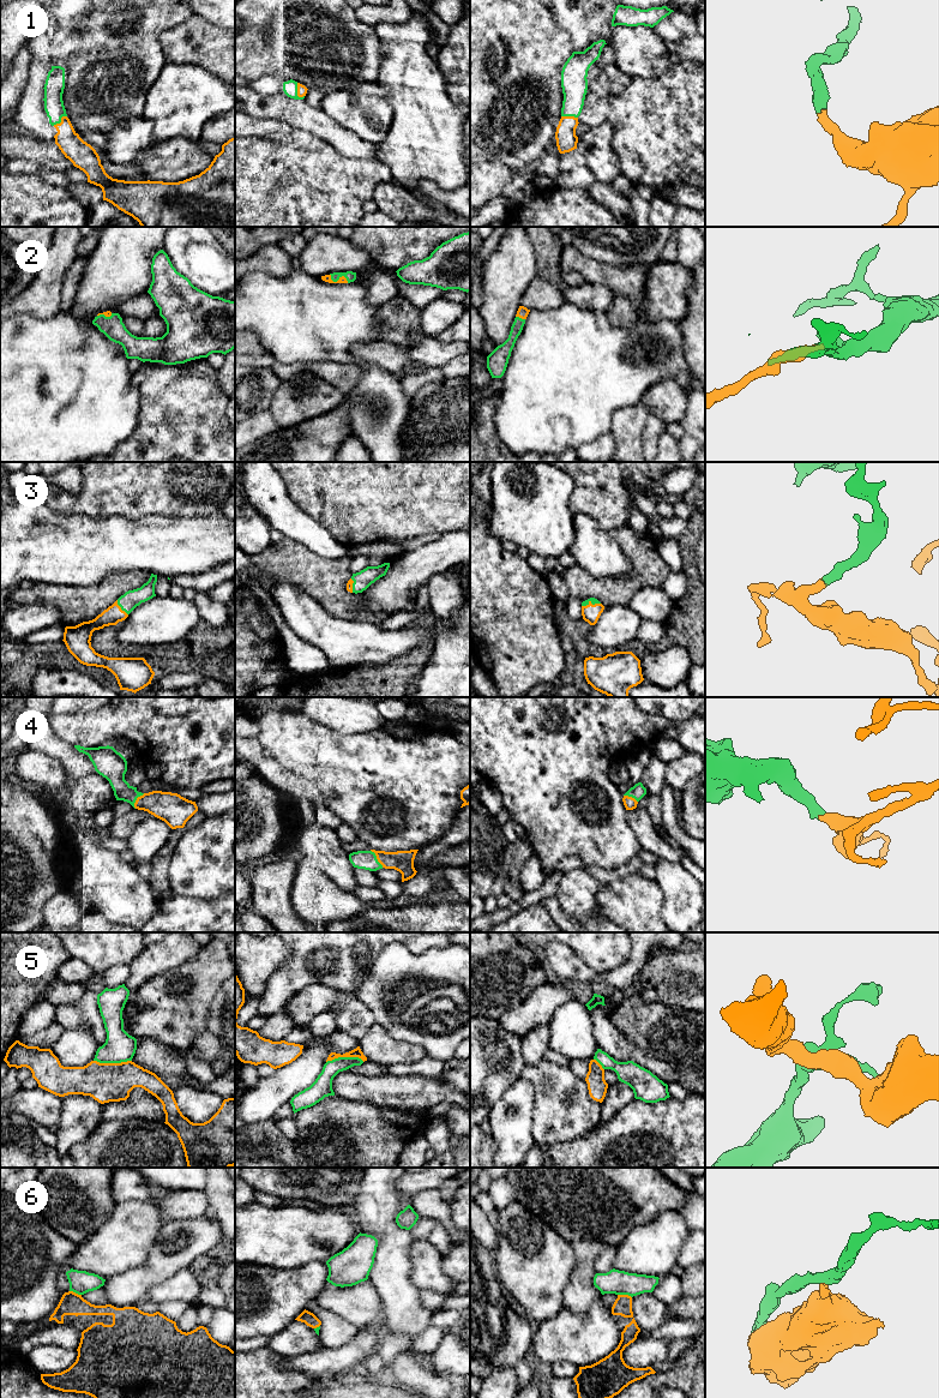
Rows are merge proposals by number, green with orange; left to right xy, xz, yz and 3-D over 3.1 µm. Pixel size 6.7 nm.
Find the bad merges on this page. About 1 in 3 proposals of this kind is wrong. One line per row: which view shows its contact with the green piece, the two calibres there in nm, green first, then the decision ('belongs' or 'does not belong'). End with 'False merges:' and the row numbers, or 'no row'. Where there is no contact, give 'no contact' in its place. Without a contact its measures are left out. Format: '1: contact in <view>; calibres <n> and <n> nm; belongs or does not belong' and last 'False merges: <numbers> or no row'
1: contact in xz; calibres 100 and 60 nm; belongs
2: contact in xz; calibres 70 and 50 nm; belongs
3: contact in yz; calibres 40 and 120 nm; belongs
4: contact in xz; calibres 130 and 140 nm; belongs
5: contact in xy; calibres 200 and 260 nm; does not belong
6: contact in yz; calibres 160 and 130 nm; does not belong
False merges: 5, 6

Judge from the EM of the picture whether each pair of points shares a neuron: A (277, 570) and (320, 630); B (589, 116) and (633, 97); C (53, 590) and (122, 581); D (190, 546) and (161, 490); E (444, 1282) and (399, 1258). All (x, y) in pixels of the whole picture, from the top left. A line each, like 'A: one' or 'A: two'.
A: two
B: two
C: one
D: two
E: two

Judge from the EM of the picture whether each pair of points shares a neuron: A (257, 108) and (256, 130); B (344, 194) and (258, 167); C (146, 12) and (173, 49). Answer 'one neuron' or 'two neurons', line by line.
A: two neurons
B: one neuron
C: two neurons

